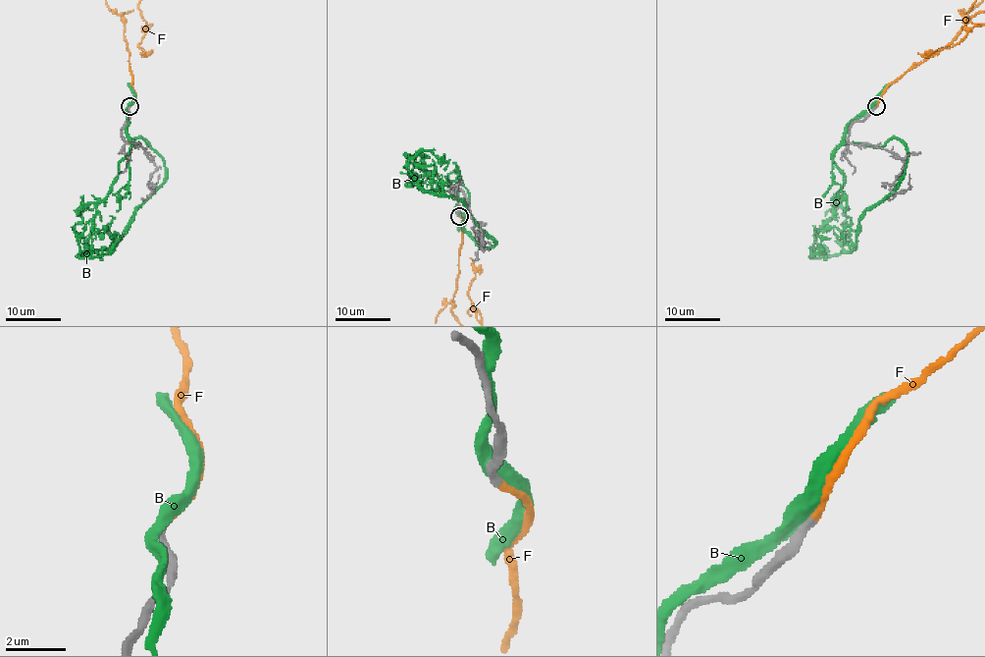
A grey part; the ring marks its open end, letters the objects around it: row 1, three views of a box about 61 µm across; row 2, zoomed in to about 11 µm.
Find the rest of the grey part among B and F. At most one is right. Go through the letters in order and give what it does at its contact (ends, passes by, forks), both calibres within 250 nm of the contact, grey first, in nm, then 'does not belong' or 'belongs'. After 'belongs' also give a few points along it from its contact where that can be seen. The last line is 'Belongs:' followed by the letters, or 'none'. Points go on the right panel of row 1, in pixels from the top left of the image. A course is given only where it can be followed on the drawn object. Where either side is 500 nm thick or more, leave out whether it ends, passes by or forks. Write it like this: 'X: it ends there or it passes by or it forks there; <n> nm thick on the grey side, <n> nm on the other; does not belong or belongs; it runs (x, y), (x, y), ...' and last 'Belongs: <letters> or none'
B: it passes by; 300 nm thick on the grey side, 480 nm on the other; does not belong
F: it ends there; 280 nm thick on the grey side, 220 nm on the other; belongs
Belongs: F

